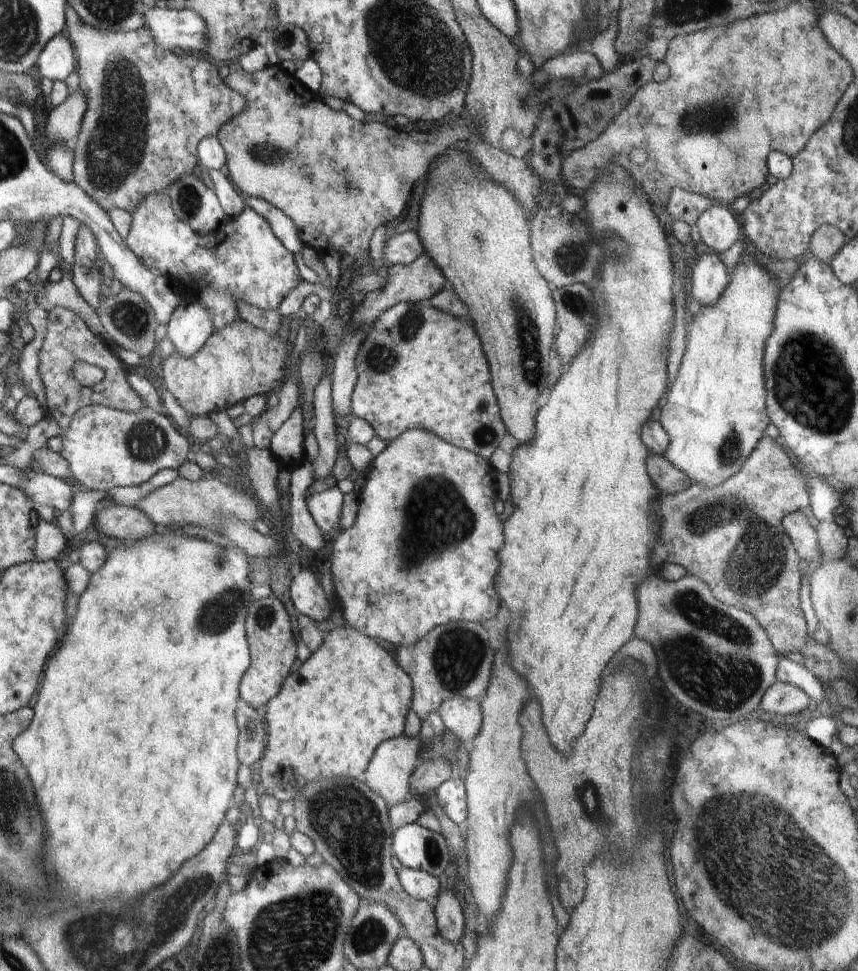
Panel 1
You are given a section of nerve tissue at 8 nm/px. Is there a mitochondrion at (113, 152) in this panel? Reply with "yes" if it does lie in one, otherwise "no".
yes

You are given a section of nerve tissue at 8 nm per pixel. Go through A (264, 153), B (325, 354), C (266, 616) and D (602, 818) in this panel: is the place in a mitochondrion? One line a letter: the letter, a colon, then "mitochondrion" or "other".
A: mitochondrion
B: other
C: mitochondrion
D: mitochondrion

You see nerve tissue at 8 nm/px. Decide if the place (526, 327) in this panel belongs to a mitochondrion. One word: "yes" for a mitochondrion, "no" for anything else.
yes

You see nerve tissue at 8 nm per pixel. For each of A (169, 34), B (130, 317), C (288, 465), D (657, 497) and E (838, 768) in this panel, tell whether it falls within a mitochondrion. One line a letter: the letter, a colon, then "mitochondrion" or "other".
A: other
B: mitochondrion
C: other
D: other
E: other

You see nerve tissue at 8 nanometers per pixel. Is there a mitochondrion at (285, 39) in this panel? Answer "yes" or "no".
yes

